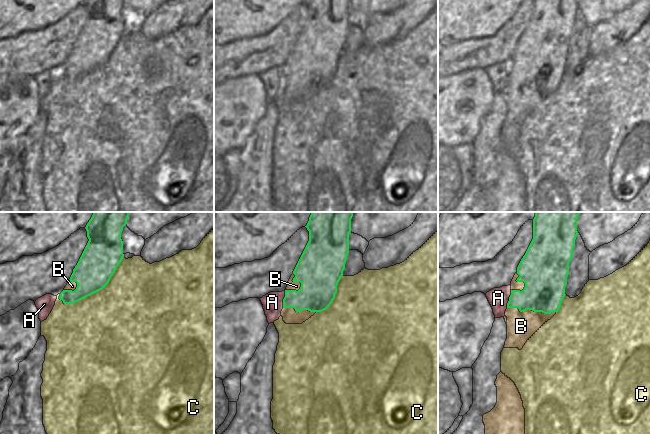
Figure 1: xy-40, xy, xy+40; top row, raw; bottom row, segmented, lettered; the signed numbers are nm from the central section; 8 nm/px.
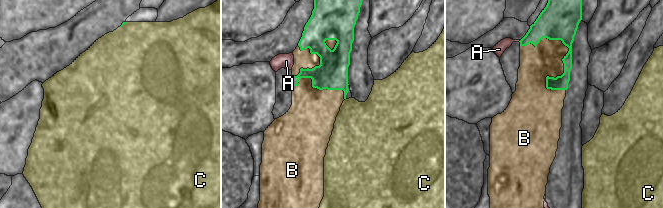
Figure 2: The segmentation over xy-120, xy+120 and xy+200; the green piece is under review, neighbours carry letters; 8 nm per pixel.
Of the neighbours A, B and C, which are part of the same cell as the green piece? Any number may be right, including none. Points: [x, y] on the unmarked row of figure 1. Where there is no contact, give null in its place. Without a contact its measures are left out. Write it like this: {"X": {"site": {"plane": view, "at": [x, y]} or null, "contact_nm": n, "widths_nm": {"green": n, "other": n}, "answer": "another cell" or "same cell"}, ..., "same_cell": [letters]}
{"A": {"site": {"plane": "xy", "at": [283, 75]}, "contact_nm": 150, "widths_nm": {"green": 260, "other": 160}, "answer": "another cell"}, "B": {"site": {"plane": "xy+40", "at": [532, 86]}, "contact_nm": 400, "widths_nm": {"green": 320, "other": 220}, "answer": "same cell"}, "C": {"site": {"plane": "xy-40", "at": [96, 67]}, "contact_nm": 650, "widths_nm": {"green": 300, "other": 480}, "answer": "another cell"}, "same_cell": ["B"]}

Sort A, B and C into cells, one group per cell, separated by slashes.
A / B / C

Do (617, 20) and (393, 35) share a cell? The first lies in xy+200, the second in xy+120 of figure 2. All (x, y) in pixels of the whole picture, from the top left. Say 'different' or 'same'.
different

